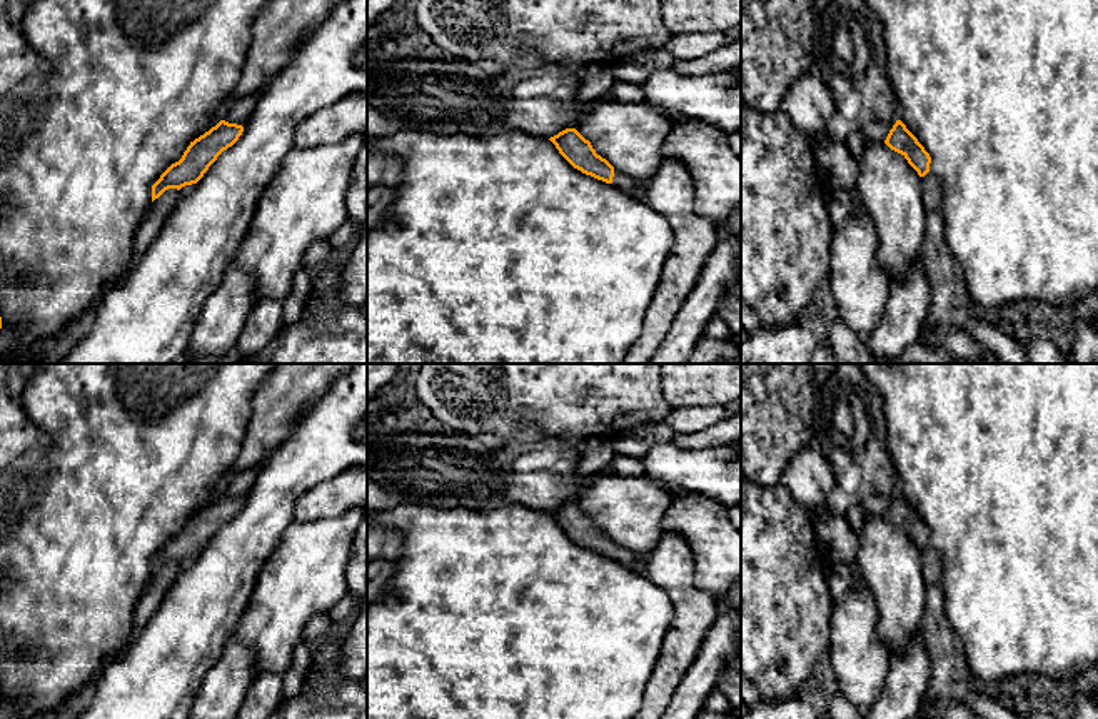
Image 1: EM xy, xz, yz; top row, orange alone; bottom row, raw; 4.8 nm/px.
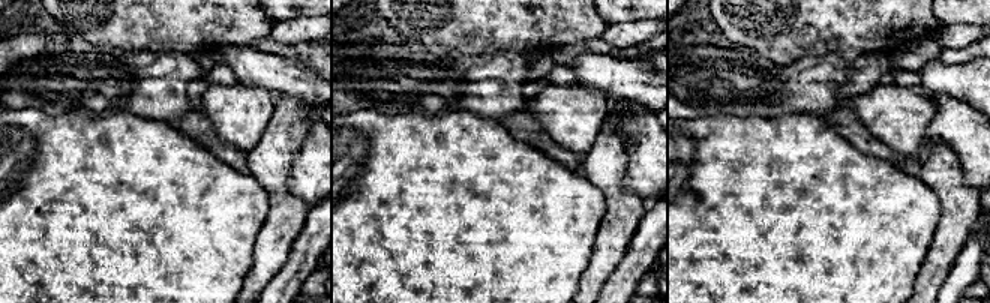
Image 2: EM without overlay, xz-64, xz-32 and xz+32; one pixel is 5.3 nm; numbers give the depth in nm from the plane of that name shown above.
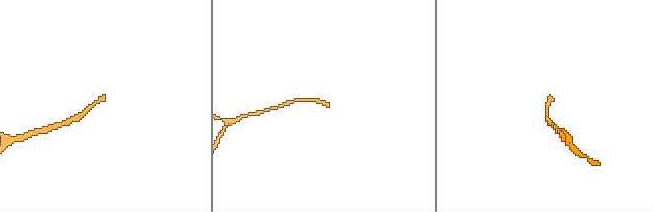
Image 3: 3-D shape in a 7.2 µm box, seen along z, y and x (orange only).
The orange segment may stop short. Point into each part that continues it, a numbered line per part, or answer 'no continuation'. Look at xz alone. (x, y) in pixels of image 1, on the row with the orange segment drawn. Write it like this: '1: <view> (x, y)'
1: xz (626, 184)

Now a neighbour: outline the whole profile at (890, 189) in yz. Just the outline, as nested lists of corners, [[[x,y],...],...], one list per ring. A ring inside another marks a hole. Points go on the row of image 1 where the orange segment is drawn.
[[[884,142],[868,143],[856,158],[861,209],[876,227],[878,262],[891,285],[908,277],[924,242],[926,209],[921,177],[904,155]]]

